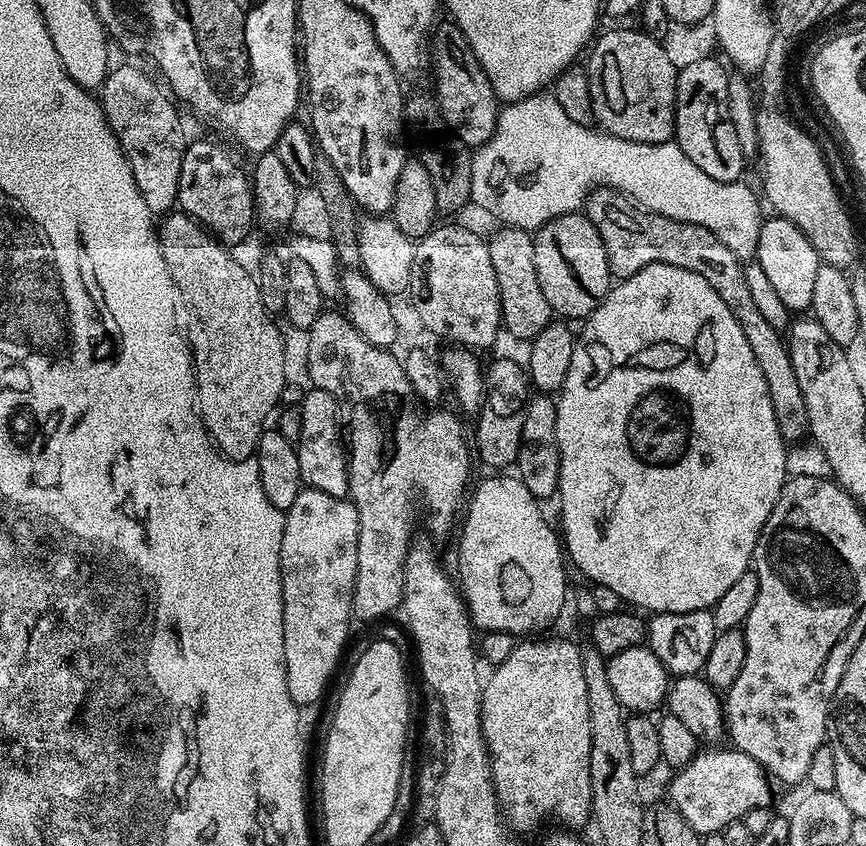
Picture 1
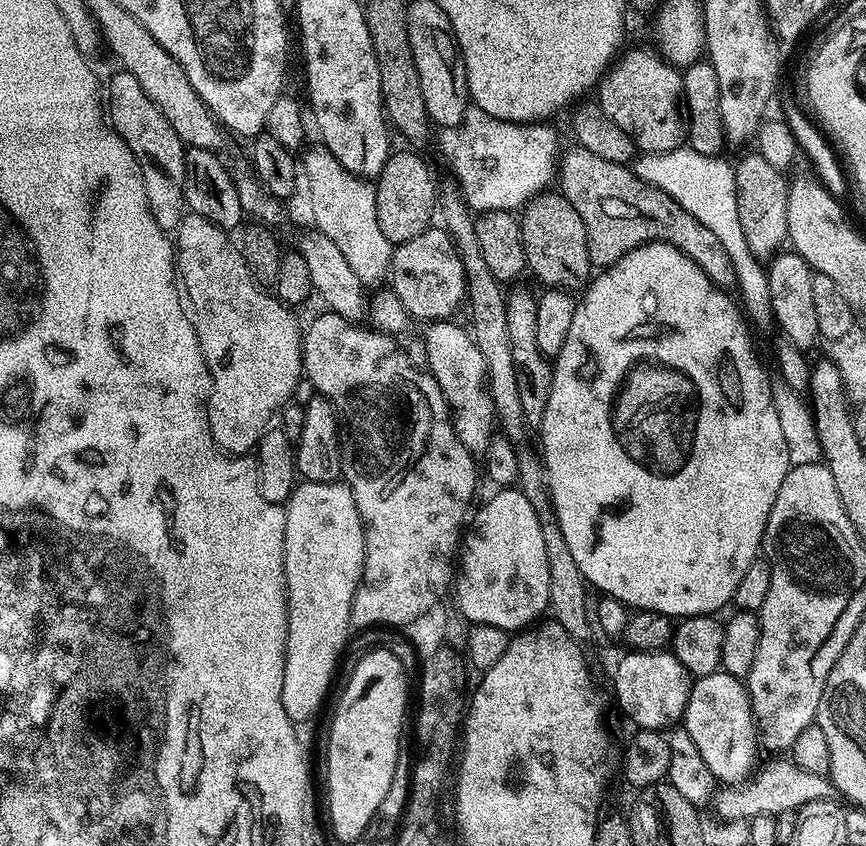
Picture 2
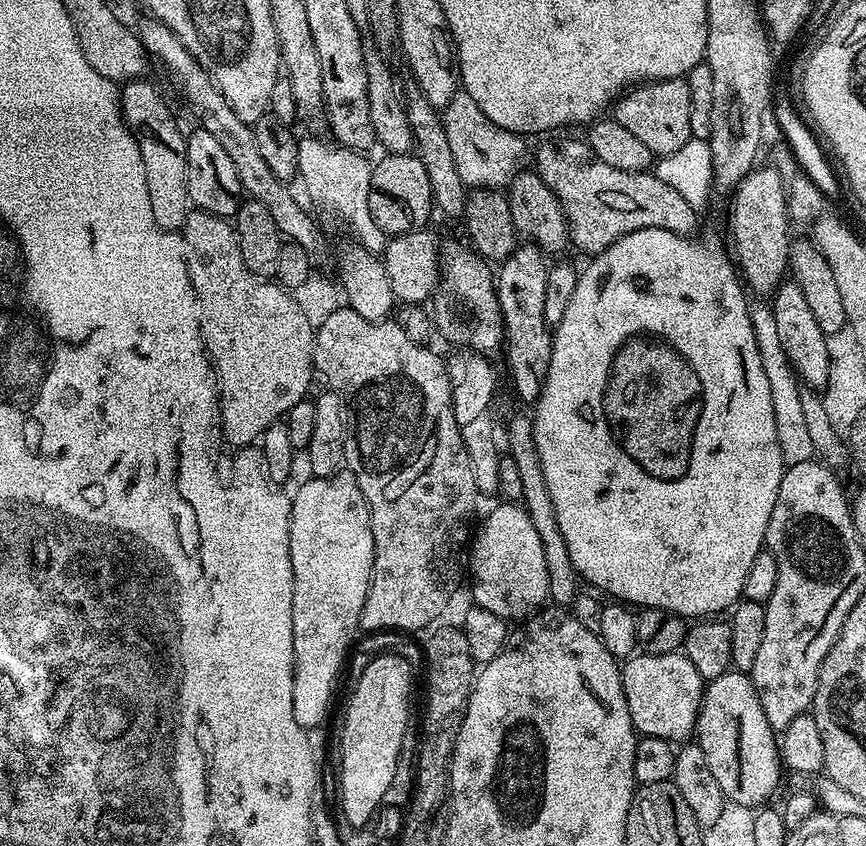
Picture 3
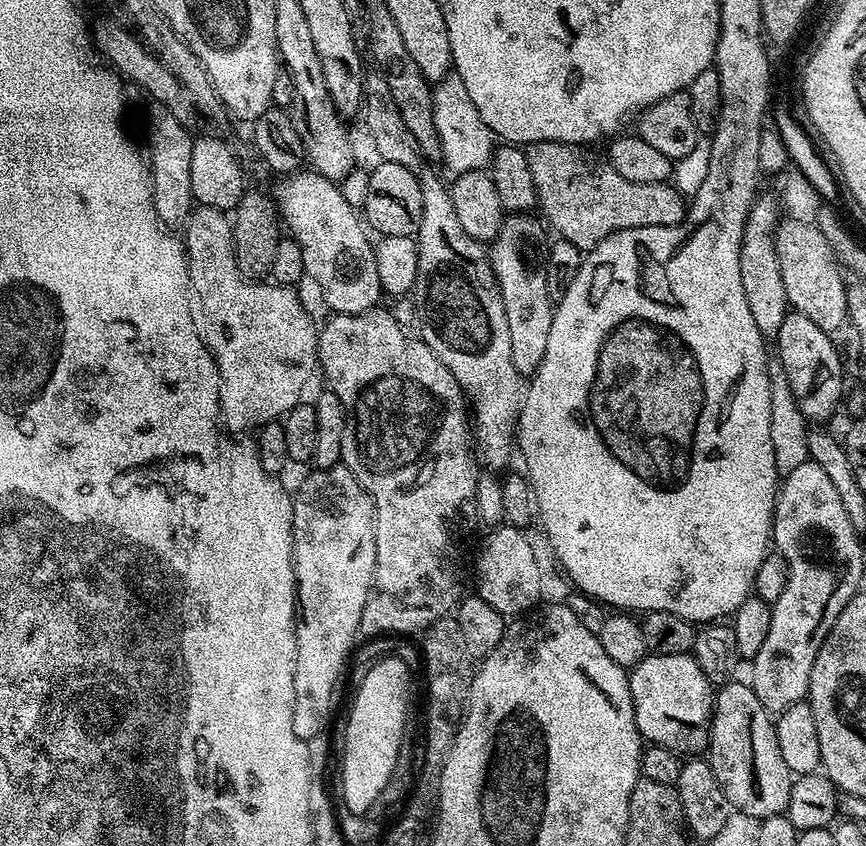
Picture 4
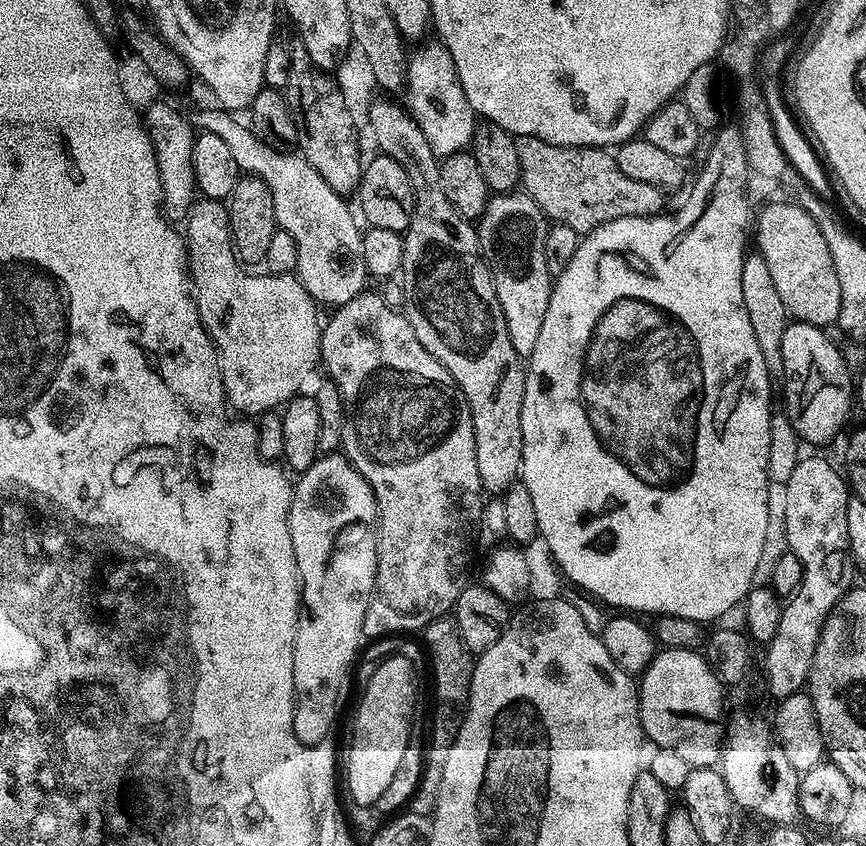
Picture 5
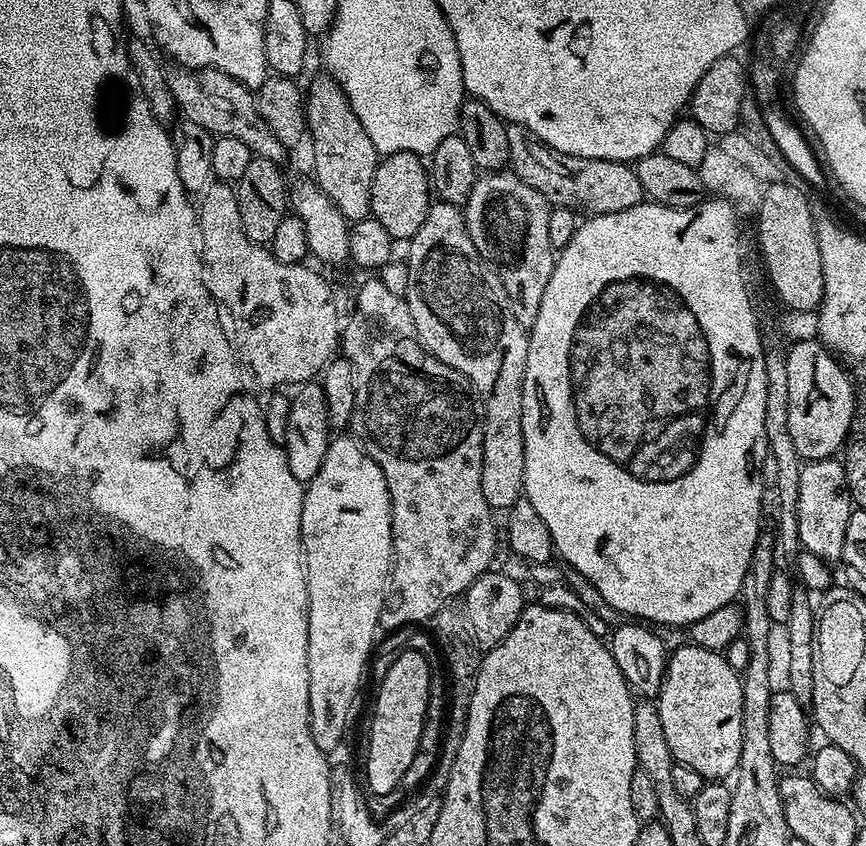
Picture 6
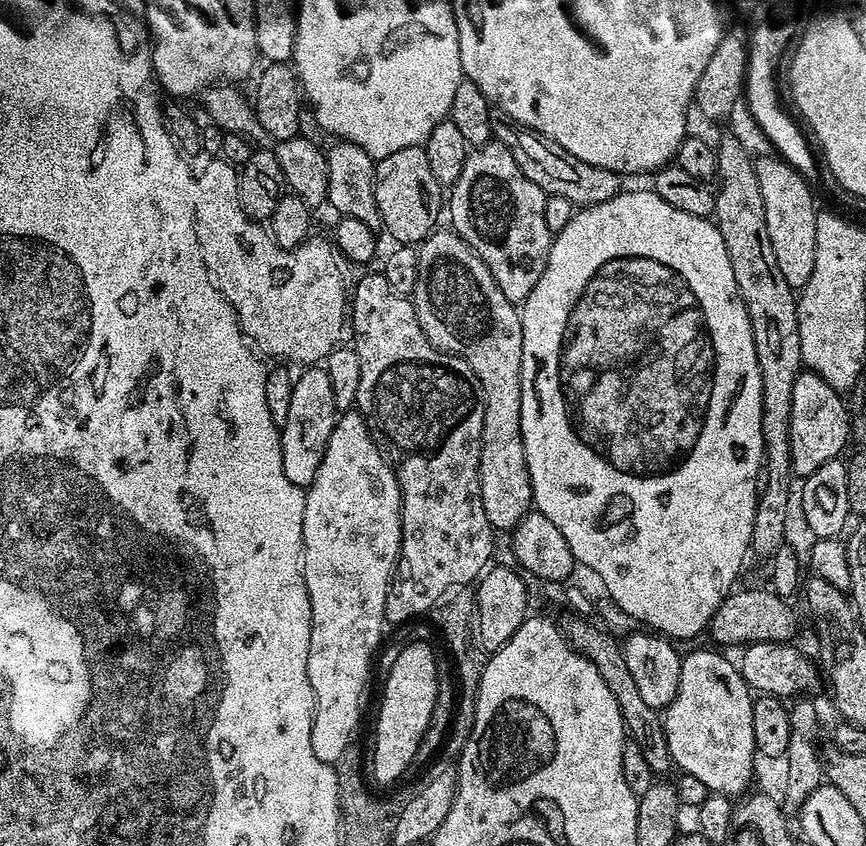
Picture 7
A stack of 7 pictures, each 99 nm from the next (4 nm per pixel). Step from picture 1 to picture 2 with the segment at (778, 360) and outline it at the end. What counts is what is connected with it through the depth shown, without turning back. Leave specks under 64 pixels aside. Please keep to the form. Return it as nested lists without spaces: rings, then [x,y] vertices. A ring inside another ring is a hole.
[[[579,146],[573,149],[561,161],[558,186],[570,206],[578,210],[582,226],[586,226],[590,258],[597,269],[610,267],[643,244],[669,244],[686,254],[720,288],[728,290],[737,283],[734,262],[726,254],[726,246],[694,214],[682,210],[674,198],[641,180],[628,164],[606,162],[606,158],[598,158],[598,154]]]

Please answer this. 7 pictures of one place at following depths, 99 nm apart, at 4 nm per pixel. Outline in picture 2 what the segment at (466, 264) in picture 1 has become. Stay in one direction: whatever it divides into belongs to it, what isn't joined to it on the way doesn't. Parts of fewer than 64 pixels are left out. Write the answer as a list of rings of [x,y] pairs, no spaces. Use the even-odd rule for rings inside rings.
[[[429,226],[425,232],[410,238],[405,244],[397,244],[392,249],[392,266],[390,269],[390,288],[401,300],[409,317],[416,316],[423,322],[451,321],[452,312],[456,312],[465,303],[468,279],[464,277],[464,260],[456,249],[456,243],[448,233],[440,228]]]

